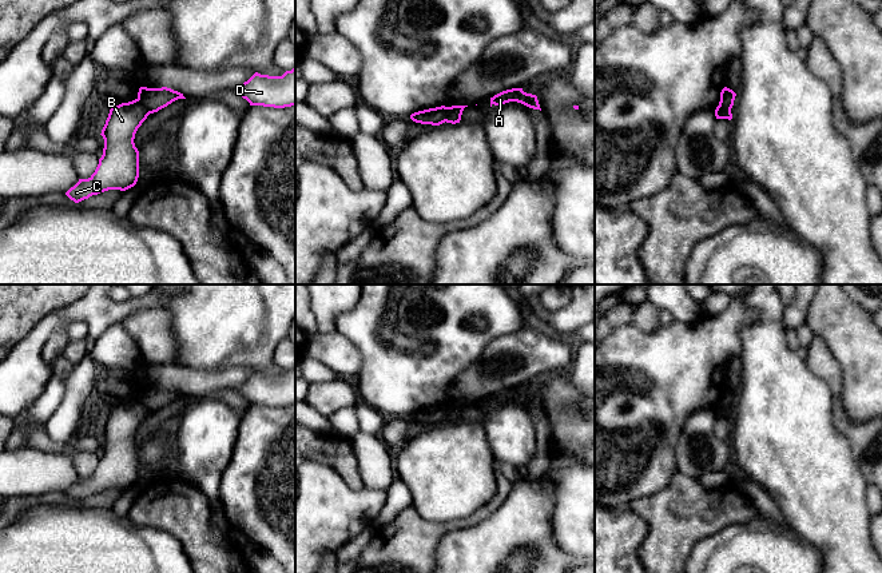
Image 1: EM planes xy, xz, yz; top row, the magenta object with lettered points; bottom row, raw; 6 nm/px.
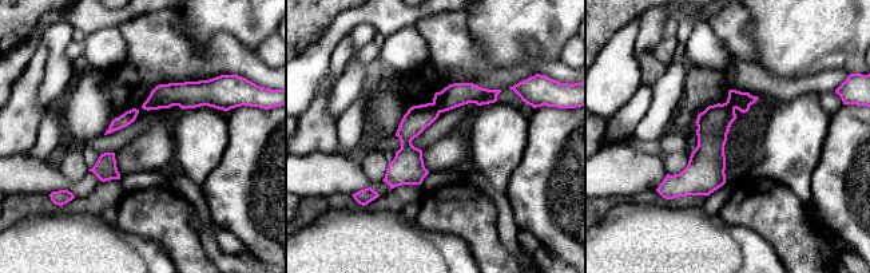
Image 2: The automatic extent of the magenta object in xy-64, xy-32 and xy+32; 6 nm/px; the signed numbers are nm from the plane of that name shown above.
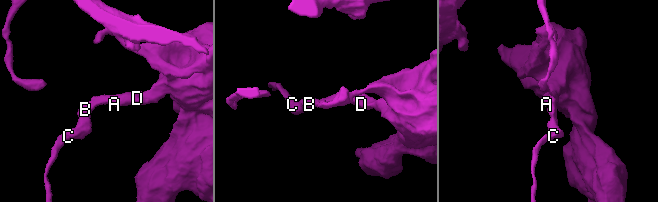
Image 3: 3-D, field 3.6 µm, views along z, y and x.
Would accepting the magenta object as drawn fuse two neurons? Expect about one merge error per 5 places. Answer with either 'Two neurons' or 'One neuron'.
Two neurons

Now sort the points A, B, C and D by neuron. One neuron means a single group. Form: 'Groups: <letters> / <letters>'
Groups: A D / B C

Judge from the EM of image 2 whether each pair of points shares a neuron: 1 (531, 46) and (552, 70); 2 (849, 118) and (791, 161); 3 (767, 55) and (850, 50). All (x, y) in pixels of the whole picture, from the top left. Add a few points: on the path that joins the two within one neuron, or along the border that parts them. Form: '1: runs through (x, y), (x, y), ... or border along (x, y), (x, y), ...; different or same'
1: runs through (532, 52), (545, 66); same
2: border along (830, 117), (822, 153), (815, 163); different
3: runs through (787, 50), (830, 50); same

